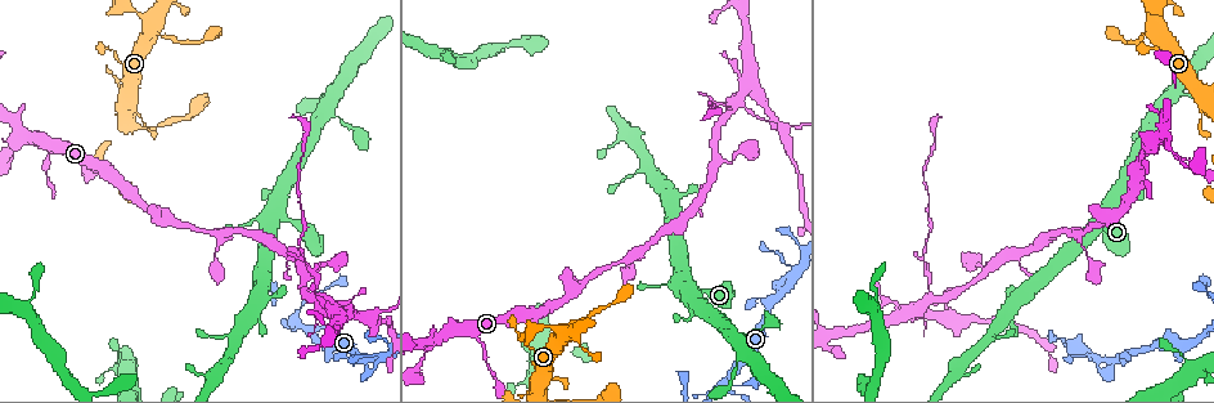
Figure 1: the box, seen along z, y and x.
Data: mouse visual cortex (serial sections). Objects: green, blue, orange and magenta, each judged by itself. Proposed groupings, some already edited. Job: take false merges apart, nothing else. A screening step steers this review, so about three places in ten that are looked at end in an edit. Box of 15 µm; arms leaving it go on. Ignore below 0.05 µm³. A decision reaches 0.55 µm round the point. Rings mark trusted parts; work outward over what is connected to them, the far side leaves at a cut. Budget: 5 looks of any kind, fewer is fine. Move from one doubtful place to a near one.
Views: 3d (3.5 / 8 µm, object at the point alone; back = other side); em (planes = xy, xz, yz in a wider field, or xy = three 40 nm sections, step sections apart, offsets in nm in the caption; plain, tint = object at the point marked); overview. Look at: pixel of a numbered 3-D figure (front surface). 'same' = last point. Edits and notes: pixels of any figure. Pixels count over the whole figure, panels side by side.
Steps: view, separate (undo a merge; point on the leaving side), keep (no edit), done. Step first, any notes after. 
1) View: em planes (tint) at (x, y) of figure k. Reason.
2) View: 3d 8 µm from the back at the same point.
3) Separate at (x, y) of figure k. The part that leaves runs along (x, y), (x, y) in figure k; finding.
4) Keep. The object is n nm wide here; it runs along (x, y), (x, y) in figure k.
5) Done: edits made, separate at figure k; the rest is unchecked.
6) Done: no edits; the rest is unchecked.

View: 3d 3.5 µm from the back at (720, 382) of figure 1. Side arm on a straight run.

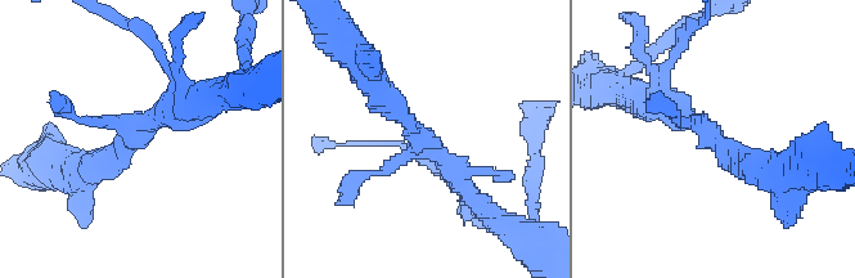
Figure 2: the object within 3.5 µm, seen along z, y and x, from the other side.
View: em planes (tint) at (708, 130) of figure 2. Shape alone is not enough.

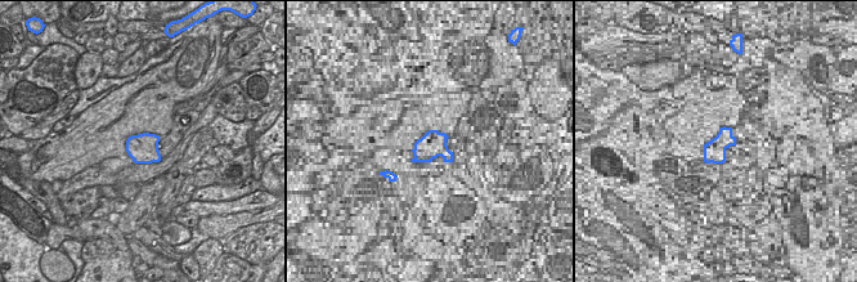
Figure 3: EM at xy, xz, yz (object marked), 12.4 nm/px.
Keep. It runs along (759, 171), (676, 112), (662, 76) in figure 2; all the same cell.

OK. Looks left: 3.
View: 3d 8 µm at (370, 361) of figure 1. Arms part here.

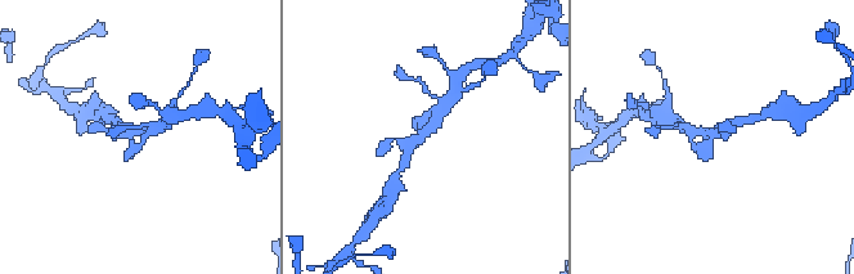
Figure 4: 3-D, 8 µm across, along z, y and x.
View: 3d 3.5 µm at (716, 131) of figure 4. Closer look.

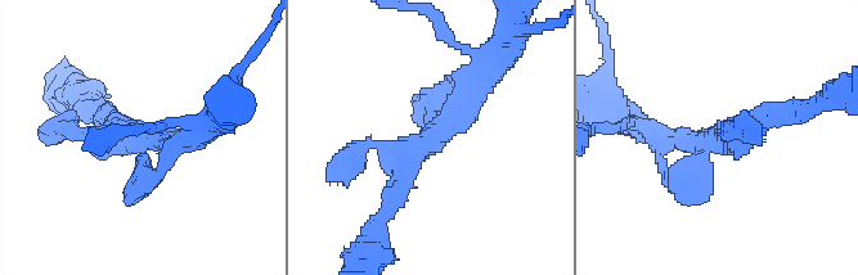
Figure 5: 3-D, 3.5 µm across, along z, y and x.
View: em xy step 2 (tint) at (146, 140) of figure 5.

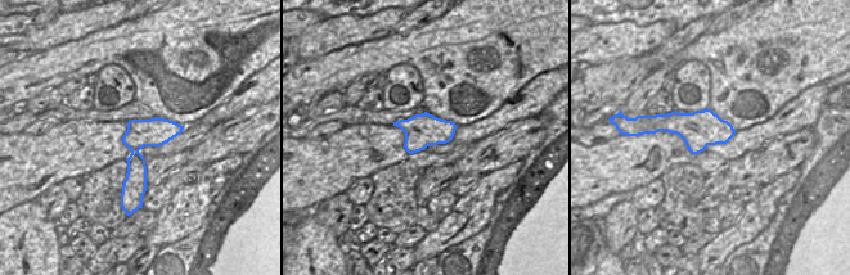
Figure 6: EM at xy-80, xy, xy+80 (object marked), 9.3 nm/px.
Keep. It runs along (394, 197), (485, 72) in figure 5; continuous, no second cell.

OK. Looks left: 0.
Done: no edits; the rest is unchecked.

